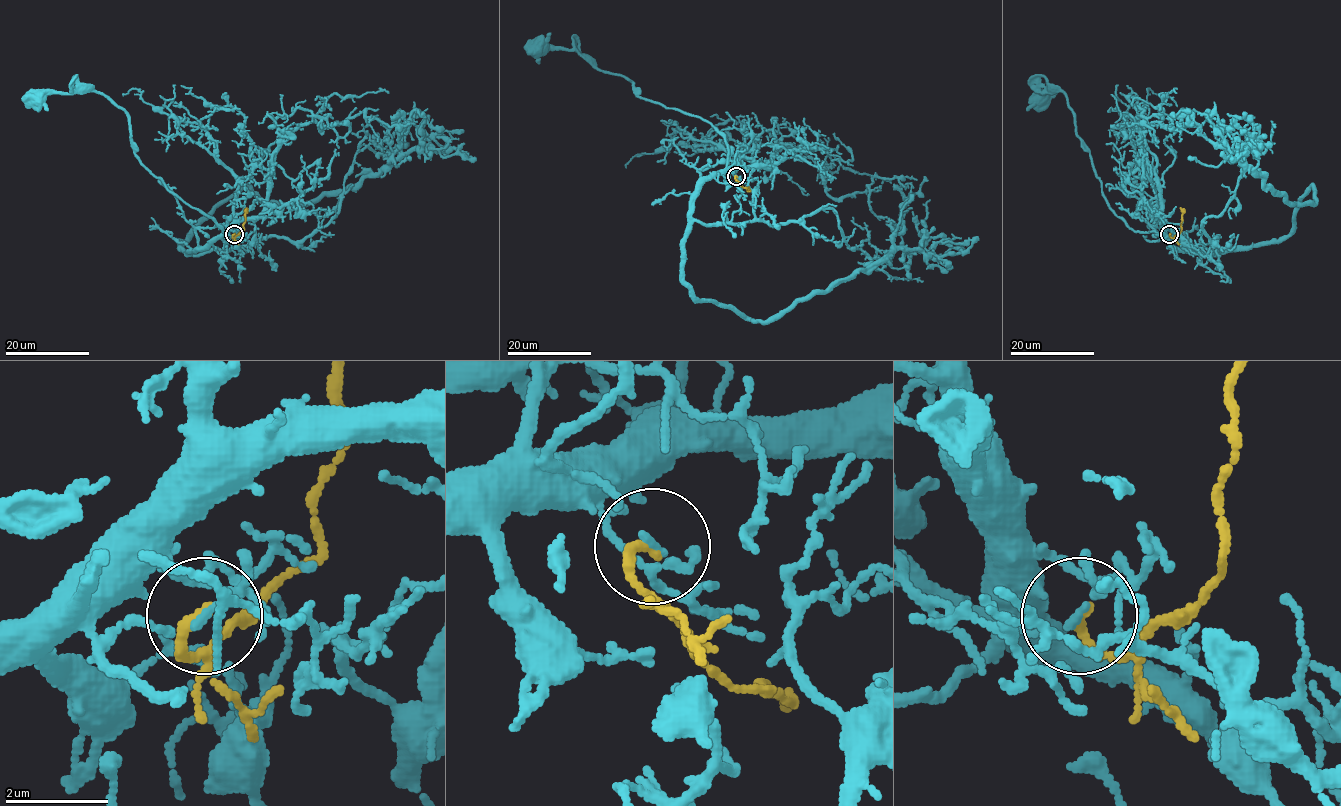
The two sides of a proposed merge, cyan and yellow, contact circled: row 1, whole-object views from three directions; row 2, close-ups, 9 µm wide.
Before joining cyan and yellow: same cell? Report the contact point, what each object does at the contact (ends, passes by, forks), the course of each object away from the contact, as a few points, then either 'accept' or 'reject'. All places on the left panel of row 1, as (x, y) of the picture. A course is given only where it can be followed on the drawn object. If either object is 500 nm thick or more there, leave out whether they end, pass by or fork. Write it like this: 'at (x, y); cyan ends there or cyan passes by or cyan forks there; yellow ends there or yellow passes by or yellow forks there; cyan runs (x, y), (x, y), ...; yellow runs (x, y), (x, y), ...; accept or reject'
at (234, 234); cyan forks there; yellow ends there; cyan runs (234, 234), (224, 233), (173, 194), (141, 162), (128, 115), (107, 98), (75, 91), (48, 94), (36, 101); yellow runs (234, 234), (233, 237), (242, 230), (246, 208); reject

